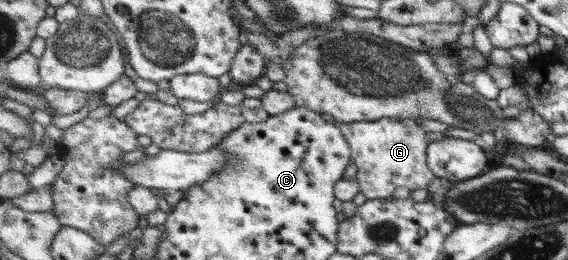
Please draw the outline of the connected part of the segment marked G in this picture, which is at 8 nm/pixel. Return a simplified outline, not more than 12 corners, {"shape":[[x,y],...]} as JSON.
{"shape":[[418,118],[339,124],[365,198],[436,178]]}

